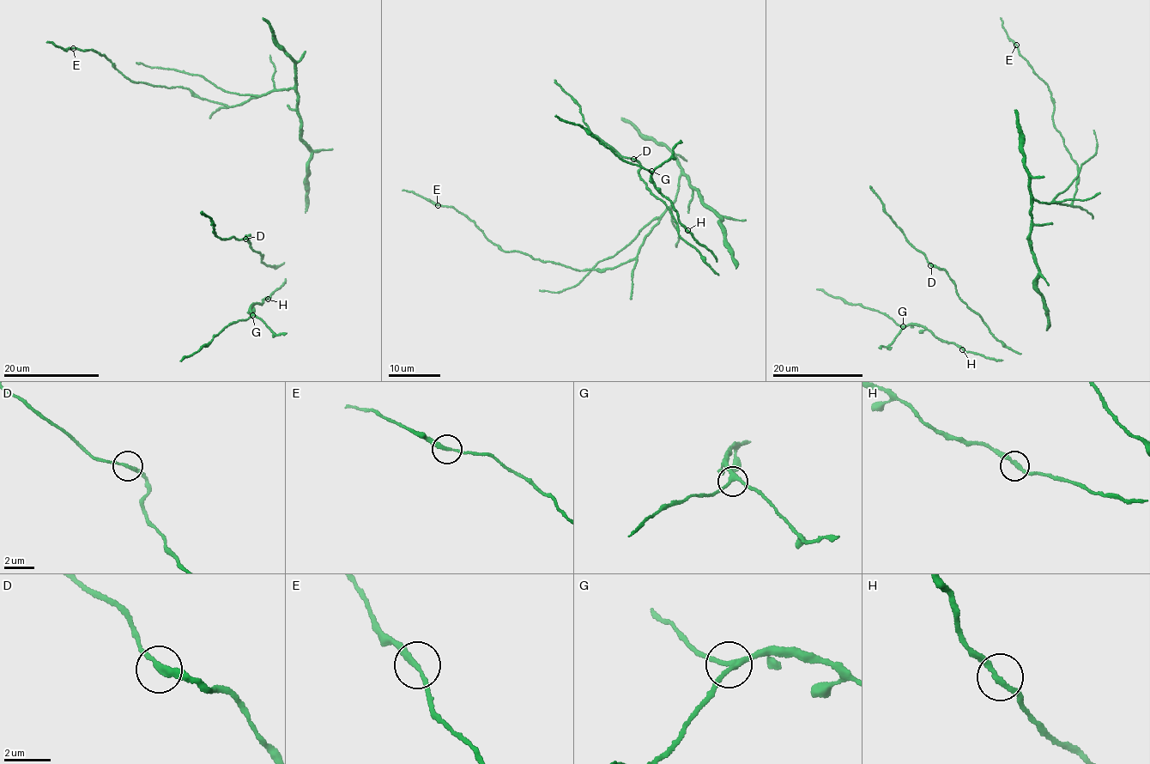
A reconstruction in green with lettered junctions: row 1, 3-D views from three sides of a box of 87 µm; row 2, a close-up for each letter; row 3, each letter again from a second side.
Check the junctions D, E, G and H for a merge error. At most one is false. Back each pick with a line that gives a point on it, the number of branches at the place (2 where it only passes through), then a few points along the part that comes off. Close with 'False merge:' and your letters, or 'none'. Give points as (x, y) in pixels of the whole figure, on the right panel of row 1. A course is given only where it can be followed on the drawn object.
False merge: none

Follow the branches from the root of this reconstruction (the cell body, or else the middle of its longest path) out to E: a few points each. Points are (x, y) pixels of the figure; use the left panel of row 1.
E: (302, 141), (298, 93), (292, 87), (227, 106), (200, 99), (185, 87), (133, 81), (105, 55), (73, 48)

